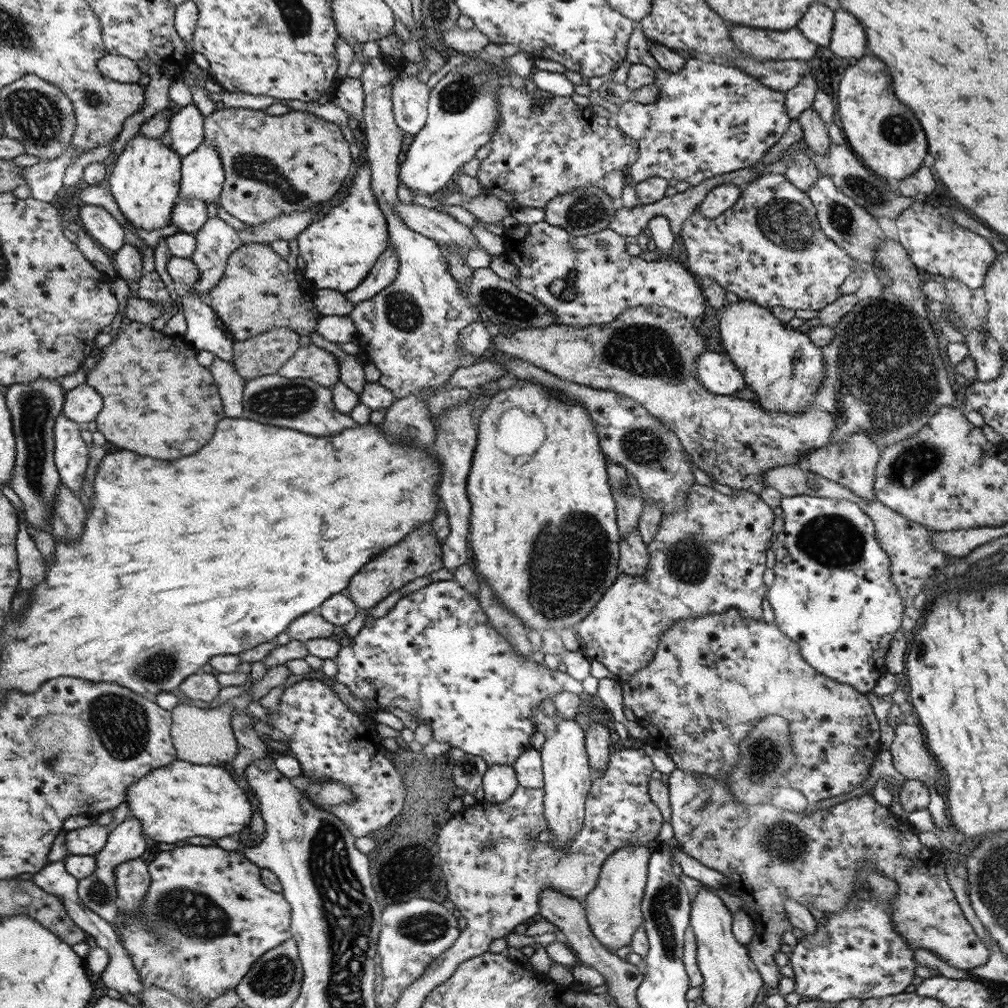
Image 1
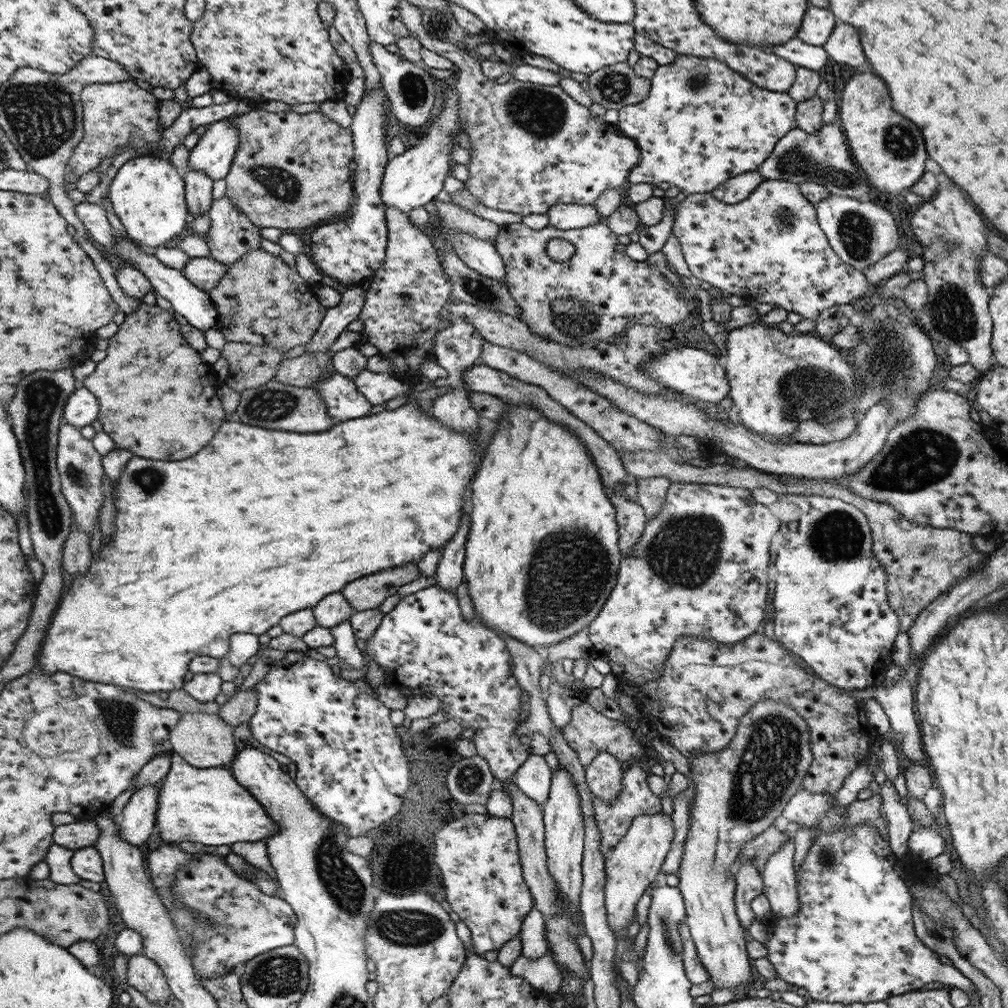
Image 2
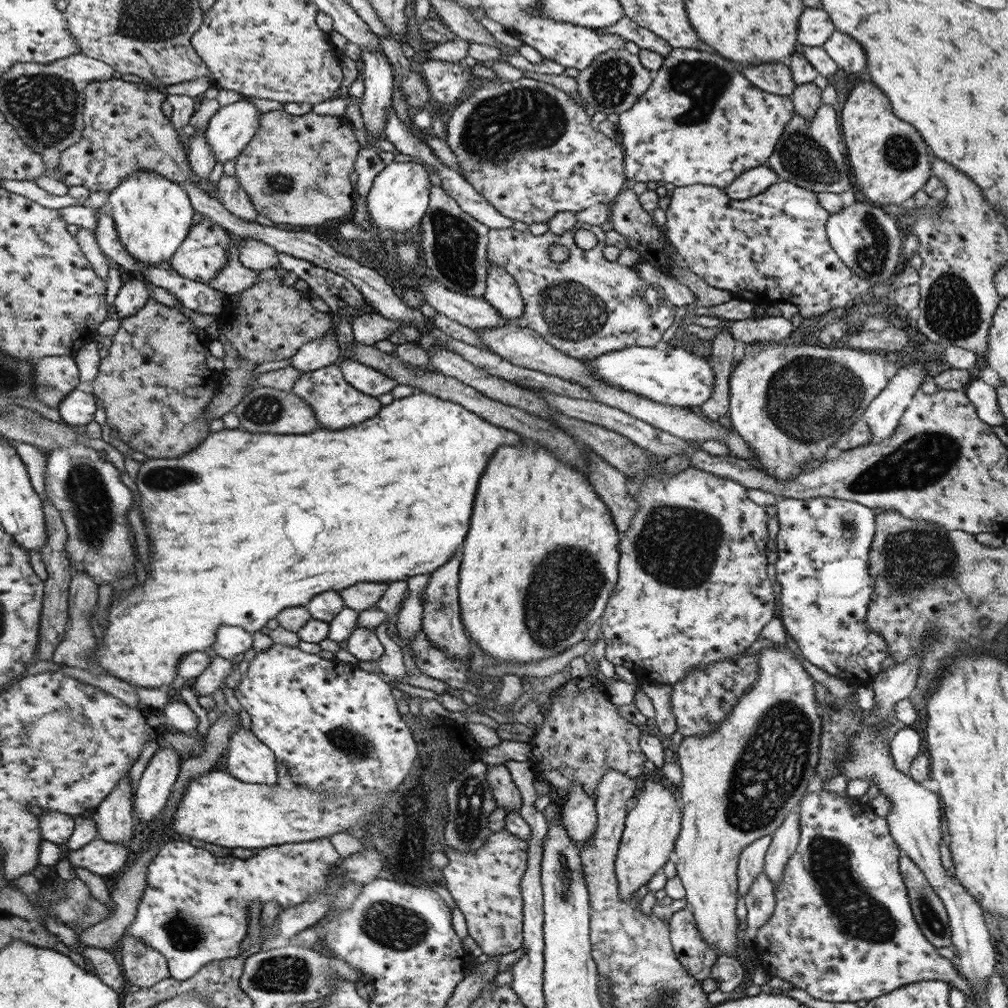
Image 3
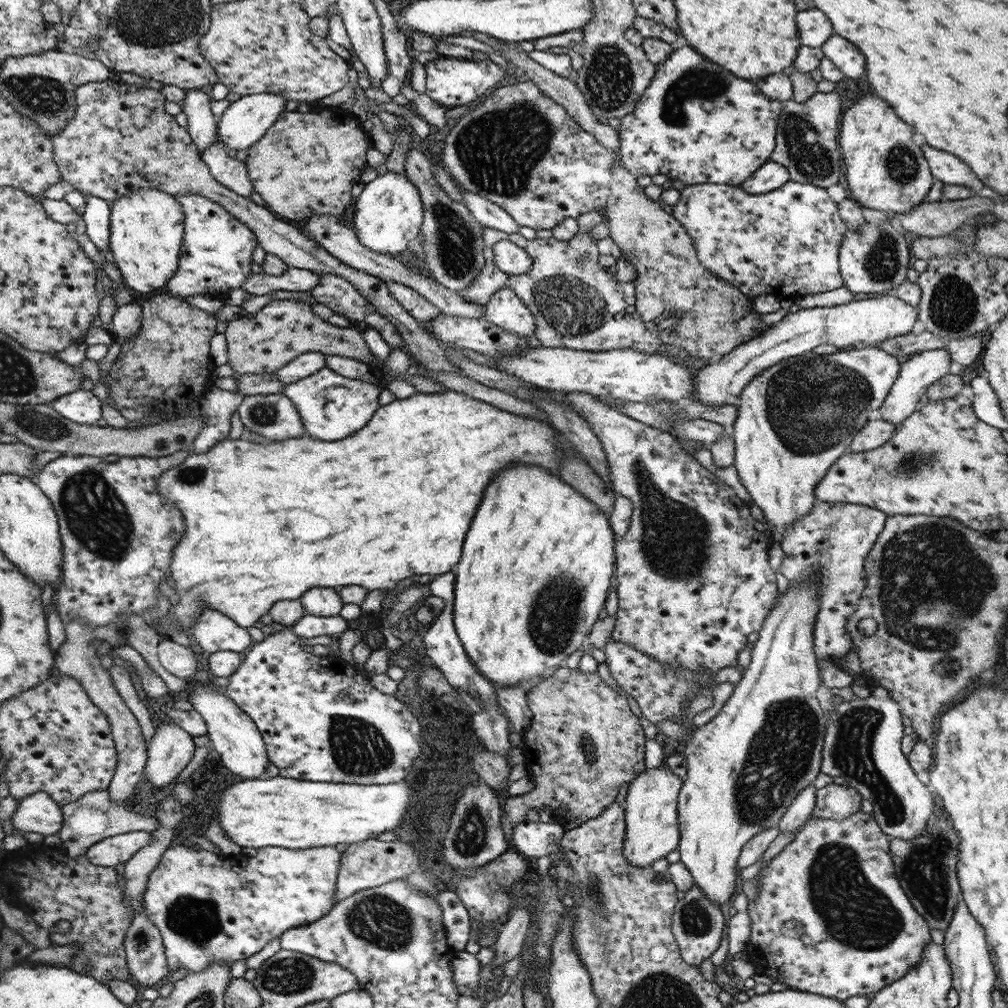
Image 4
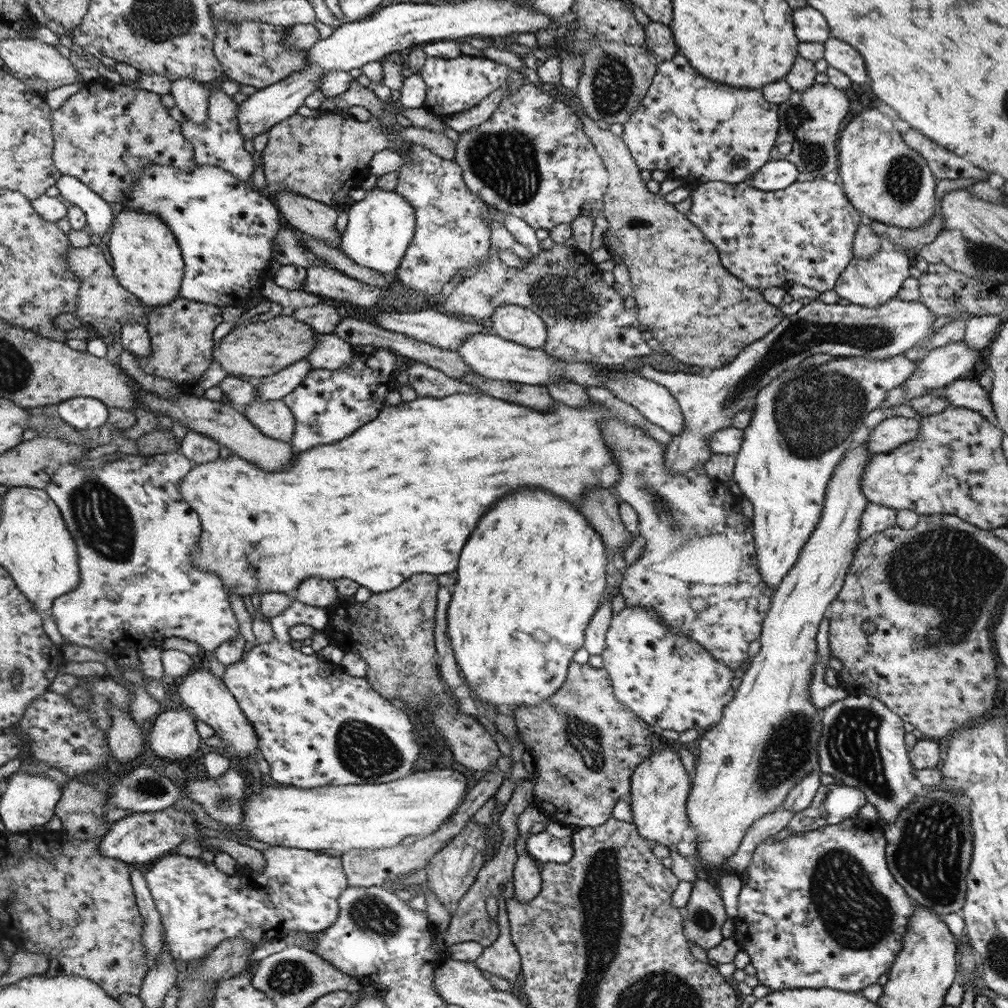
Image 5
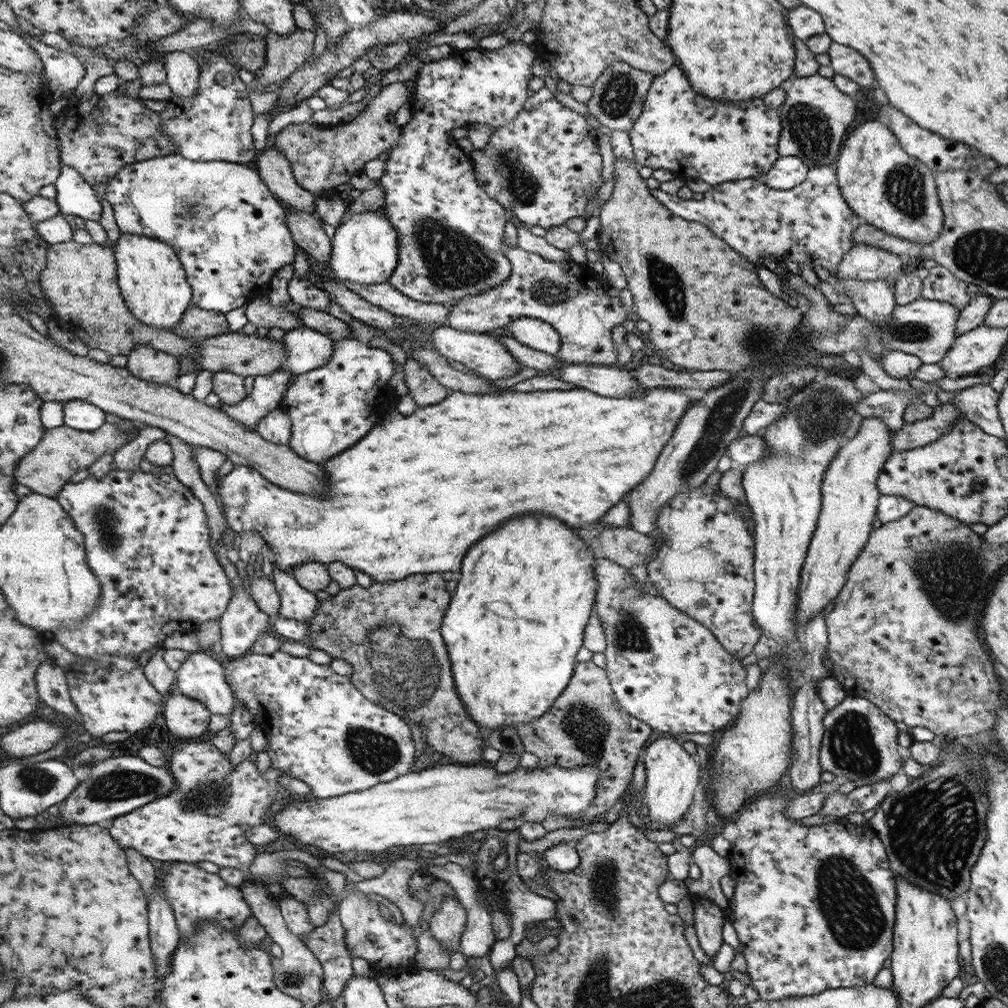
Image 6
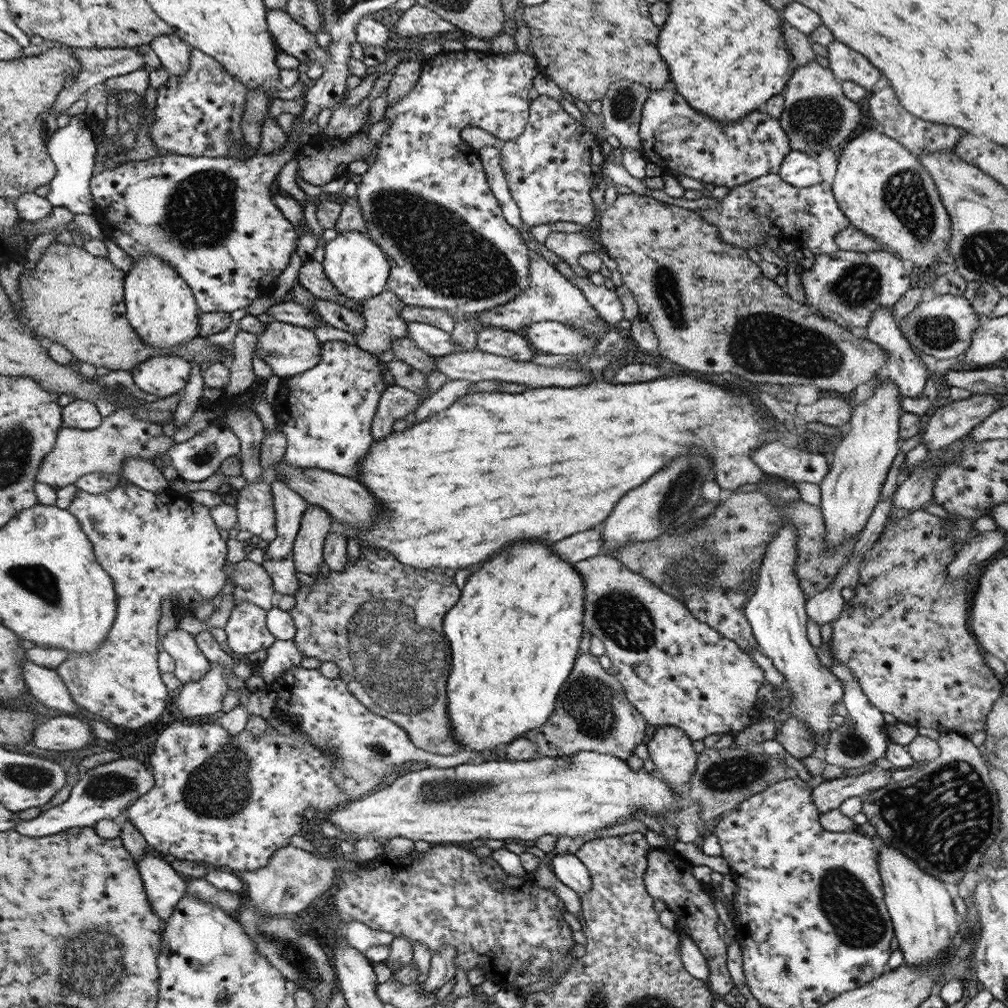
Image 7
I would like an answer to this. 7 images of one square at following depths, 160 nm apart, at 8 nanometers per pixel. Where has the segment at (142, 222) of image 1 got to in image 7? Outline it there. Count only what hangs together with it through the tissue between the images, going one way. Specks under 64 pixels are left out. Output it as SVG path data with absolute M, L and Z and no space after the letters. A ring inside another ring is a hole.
M156 254L134 258L124 280L127 318L148 348L176 349L199 336L200 310L195 293L170 263Z

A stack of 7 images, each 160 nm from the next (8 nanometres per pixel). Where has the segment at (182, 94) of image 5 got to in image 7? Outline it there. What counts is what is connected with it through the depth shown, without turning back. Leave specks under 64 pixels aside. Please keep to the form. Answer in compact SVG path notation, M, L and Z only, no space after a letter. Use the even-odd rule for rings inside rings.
M174 33L156 38L149 46L170 76L180 78L190 70L190 54L193 50Z

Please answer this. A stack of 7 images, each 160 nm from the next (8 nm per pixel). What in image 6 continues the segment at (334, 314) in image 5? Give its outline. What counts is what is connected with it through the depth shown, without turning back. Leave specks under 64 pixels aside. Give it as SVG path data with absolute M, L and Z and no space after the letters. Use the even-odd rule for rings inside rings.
M268 295L254 298L247 306L246 312L248 323L256 328L280 328L280 330L289 331L294 327L304 326L294 313L281 307L274 307Z

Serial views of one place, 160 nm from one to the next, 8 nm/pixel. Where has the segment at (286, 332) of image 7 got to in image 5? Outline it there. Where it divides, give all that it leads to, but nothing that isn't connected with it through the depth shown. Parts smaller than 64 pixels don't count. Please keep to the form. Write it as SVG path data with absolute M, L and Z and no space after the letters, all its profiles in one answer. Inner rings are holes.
M333 332L319 333L315 338L315 348L305 359L312 369L338 370L352 362L352 345Z

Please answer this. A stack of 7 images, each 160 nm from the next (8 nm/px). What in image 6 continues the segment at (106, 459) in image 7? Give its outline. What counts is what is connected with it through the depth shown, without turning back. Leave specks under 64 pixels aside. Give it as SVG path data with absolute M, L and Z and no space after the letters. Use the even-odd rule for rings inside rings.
M111 423L93 432L74 430L66 425L48 429L40 444L20 459L16 469L17 484L28 486L34 493L56 497L73 474L89 468L102 454L114 455L129 442L128 439L128 433Z

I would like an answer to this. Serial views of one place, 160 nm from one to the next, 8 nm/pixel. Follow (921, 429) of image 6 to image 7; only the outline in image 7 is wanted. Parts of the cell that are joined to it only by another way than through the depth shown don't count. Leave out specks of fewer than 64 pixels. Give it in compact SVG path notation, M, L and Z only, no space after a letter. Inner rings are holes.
M973 393L970 397L958 401L943 401L930 413L930 417L926 417L924 424L927 427L926 430L920 432L924 434L920 444L925 444L930 452L948 447L958 439L962 439L976 425L984 422L986 418L1004 405L1004 403L1001 403L1000 395L989 395L987 393L981 395Z

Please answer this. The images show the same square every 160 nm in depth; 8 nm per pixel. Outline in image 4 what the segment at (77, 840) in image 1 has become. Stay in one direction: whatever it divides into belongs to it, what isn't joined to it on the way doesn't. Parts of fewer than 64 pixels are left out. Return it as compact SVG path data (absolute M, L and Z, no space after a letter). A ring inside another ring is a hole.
M39 791L34 796L18 800L18 806L9 821L15 831L5 835L2 847L14 851L24 842L25 832L38 832L44 836L58 833L63 825L63 814L61 806L50 794Z

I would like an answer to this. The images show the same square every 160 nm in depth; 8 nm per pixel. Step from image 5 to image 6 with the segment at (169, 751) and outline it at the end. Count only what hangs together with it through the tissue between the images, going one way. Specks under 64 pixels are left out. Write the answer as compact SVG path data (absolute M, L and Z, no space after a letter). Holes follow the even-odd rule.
M175 692L167 698L161 719L166 721L172 741L195 741L211 722L211 711L199 700Z

